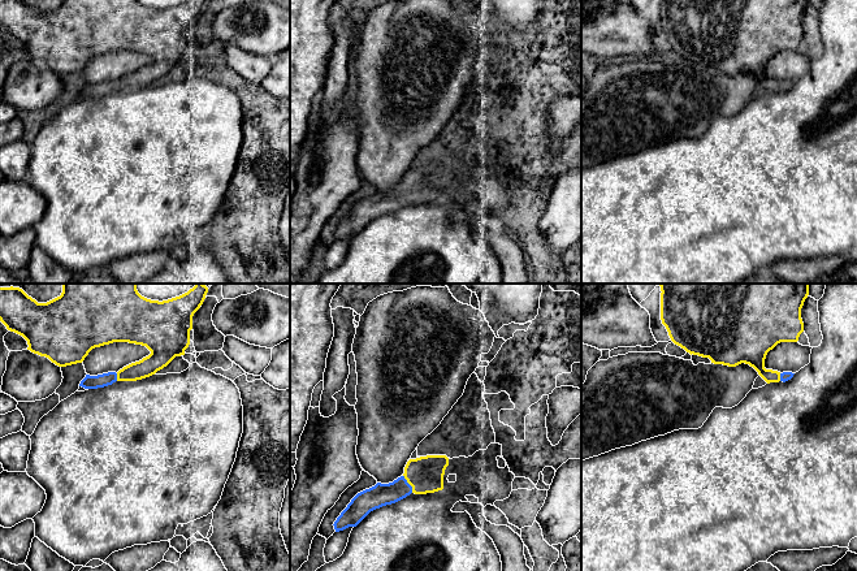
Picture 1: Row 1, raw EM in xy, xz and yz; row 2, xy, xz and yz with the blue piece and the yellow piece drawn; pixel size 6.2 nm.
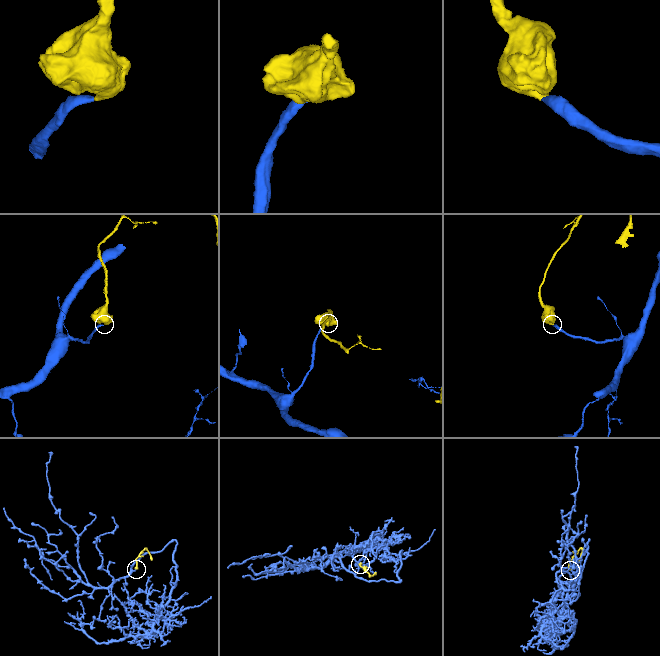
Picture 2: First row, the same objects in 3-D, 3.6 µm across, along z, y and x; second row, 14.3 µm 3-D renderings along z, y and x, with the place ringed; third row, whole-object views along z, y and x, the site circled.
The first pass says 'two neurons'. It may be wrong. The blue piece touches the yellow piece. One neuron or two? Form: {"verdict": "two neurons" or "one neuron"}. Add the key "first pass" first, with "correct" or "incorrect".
{"first pass": "incorrect", "verdict": "one neuron"}

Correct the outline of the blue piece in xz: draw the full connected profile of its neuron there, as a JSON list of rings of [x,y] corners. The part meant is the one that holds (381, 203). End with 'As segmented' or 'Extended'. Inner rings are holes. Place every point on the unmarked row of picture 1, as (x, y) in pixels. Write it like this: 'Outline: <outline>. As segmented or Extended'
Outline: [[[427,164],[410,168],[404,182],[389,193],[358,202],[334,230],[336,241],[356,235],[371,220],[395,212],[411,202],[427,203],[443,198],[443,183],[449,174],[446,164]]]. Extended

